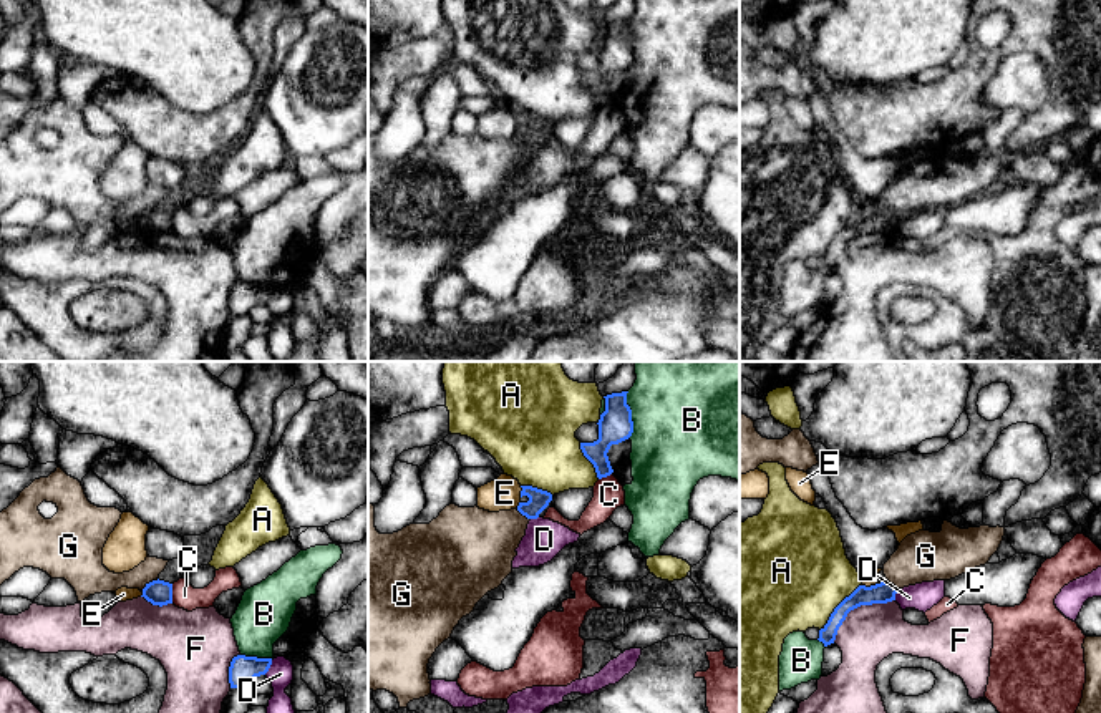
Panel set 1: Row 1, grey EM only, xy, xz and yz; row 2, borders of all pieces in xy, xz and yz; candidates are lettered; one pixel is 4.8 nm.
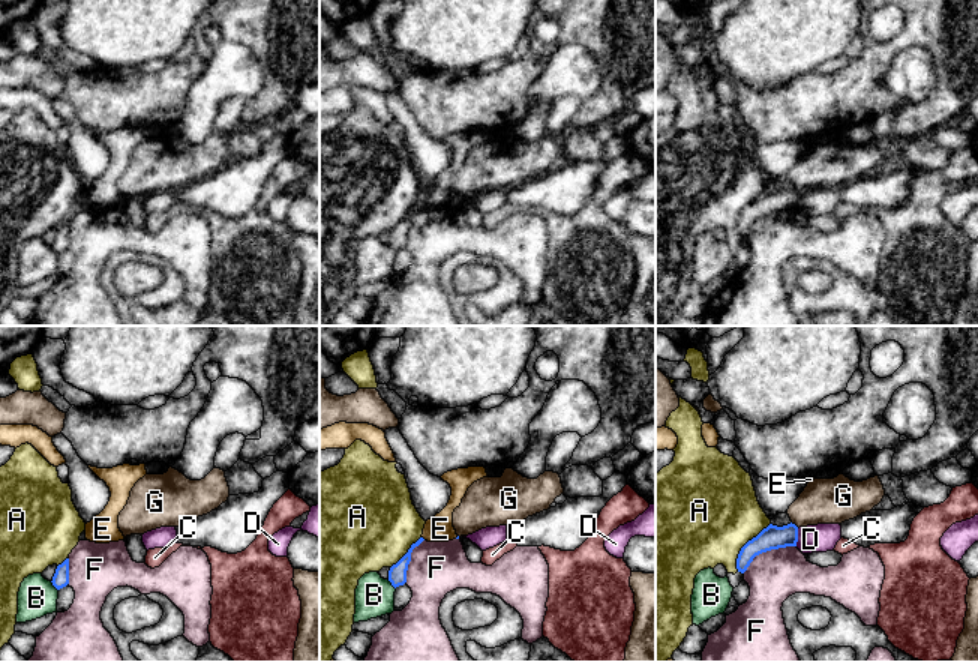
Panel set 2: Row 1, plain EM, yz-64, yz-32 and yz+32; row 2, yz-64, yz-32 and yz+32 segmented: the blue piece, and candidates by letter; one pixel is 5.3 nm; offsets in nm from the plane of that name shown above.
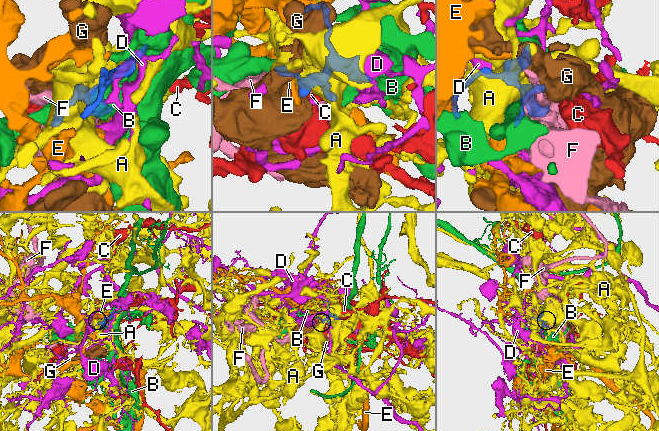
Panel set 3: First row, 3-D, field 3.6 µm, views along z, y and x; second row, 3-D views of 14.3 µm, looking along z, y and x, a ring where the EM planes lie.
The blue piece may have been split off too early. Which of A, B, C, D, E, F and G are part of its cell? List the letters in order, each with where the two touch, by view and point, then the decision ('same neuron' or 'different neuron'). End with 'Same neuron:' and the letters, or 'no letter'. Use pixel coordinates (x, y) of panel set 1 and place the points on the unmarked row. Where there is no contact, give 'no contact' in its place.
A: yz (836, 236) | different neuron
B: xz (630, 43) | different neuron
C: xy (171, 223) | different neuron
D: xy (269, 295) | different neuron
E: yz (871, 214) | different neuron
F: yz (856, 236) | different neuron
G: xy (150, 211) | different neuron
Same neuron: no letter

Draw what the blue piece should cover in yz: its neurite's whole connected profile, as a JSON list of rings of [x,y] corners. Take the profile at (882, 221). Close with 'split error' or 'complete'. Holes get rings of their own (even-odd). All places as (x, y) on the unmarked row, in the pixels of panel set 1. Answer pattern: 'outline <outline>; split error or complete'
outline [[[889,209],[866,216],[859,214],[849,226],[846,226],[831,242],[827,252],[819,259],[819,270],[824,275],[834,272],[836,264],[847,242],[861,234],[887,232],[895,229],[897,216]]]; complete

